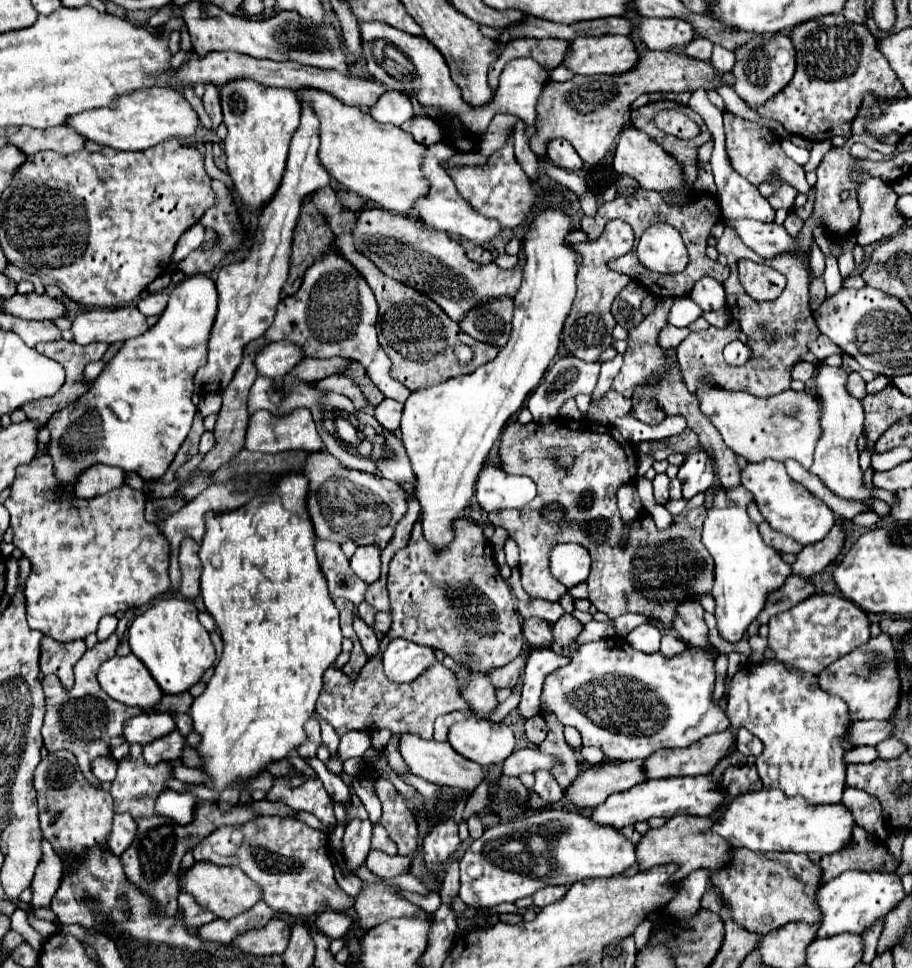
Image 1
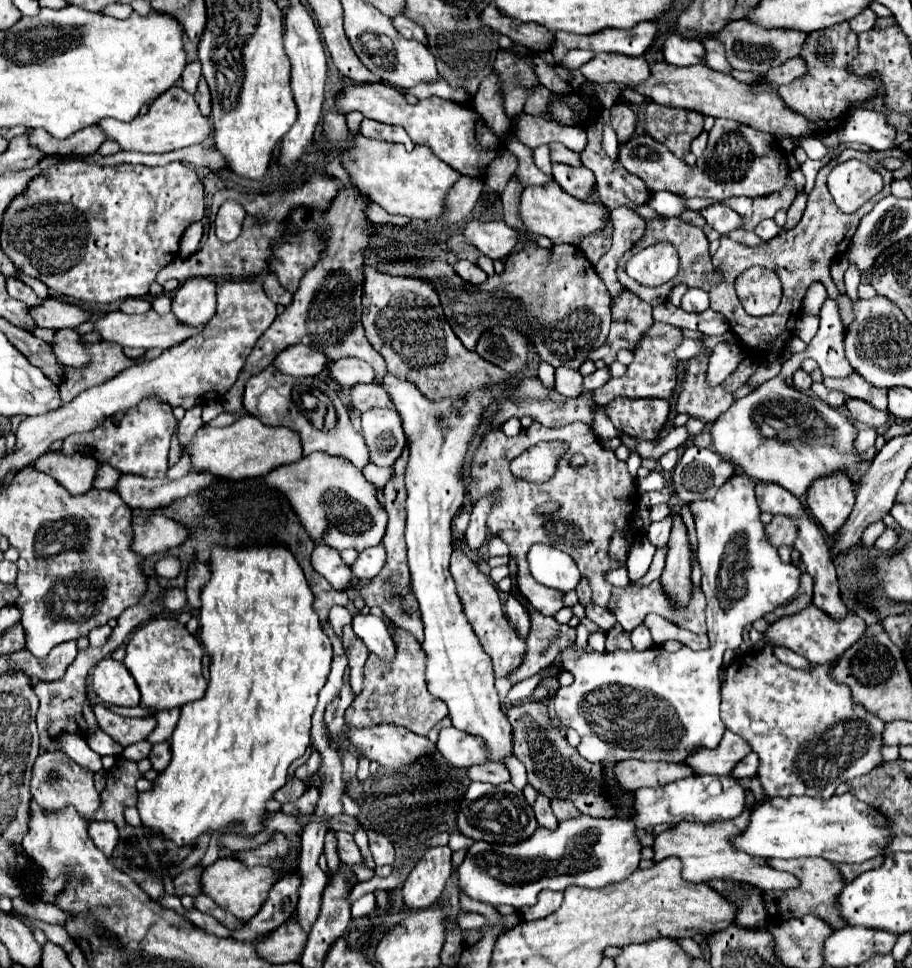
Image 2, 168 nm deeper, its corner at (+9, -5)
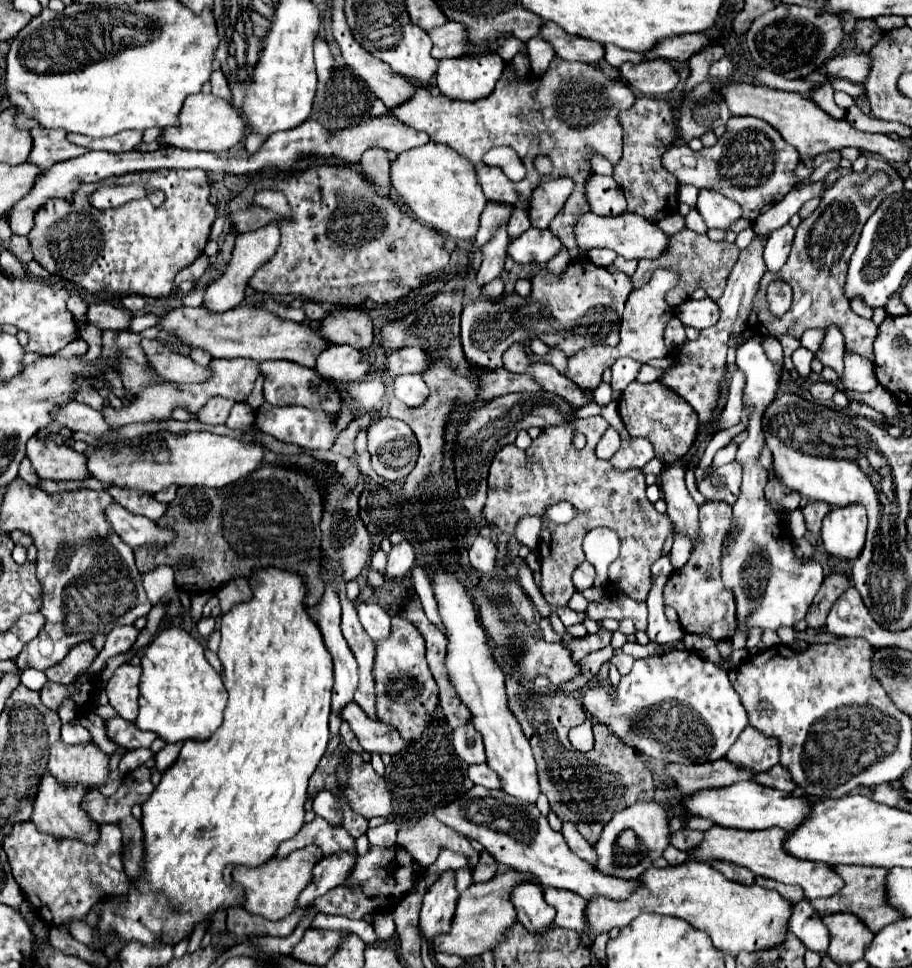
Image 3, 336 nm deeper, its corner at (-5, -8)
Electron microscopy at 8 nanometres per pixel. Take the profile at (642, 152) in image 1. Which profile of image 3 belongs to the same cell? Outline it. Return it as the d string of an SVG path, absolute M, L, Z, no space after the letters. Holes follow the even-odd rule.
M730 117L726 133L714 147L692 151L688 145L674 145L668 149L668 153L664 153L664 167L668 167L668 171L676 175L680 183L724 193L740 203L744 219L754 219L782 201L784 195L794 187L796 159L798 151L786 143L770 123L756 117Z

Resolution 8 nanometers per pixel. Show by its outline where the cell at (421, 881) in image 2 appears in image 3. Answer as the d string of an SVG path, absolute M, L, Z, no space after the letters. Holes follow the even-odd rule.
M454 871L442 873L442 877L424 895L420 911L420 931L426 941L434 941L440 933L448 933L454 919L458 893L454 889Z

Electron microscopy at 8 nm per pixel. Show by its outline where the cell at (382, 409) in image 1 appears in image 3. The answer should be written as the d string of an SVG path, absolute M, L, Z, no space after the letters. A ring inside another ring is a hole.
M380 417L366 429L372 469L388 479L402 481L418 461L418 441L412 429L398 419Z

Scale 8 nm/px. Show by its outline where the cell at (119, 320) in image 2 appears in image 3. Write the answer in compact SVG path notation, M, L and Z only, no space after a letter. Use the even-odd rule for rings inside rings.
M240 305L232 311L214 313L206 307L180 307L170 309L162 315L162 321L158 323L164 331L174 331L180 339L180 343L206 349L212 357L246 357L254 361L268 361L268 359L284 359L292 361L310 369L316 369L316 357L330 347L330 343L316 333L310 325L286 321L278 317L276 313L270 313L262 307L254 305Z

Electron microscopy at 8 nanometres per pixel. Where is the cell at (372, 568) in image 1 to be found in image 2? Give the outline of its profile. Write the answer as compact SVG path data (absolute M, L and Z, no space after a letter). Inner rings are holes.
M374 546L374 548L366 548L364 552L360 552L360 556L356 558L356 562L350 566L352 574L358 580L372 580L384 566L386 562L386 550L384 546Z

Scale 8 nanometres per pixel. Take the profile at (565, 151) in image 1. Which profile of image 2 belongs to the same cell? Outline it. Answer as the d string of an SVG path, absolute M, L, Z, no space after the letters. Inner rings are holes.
M560 162L552 164L552 176L568 194L572 194L578 200L588 200L592 186L596 182L594 174L588 168L580 166L576 170L576 168L572 168L568 164L560 164Z

